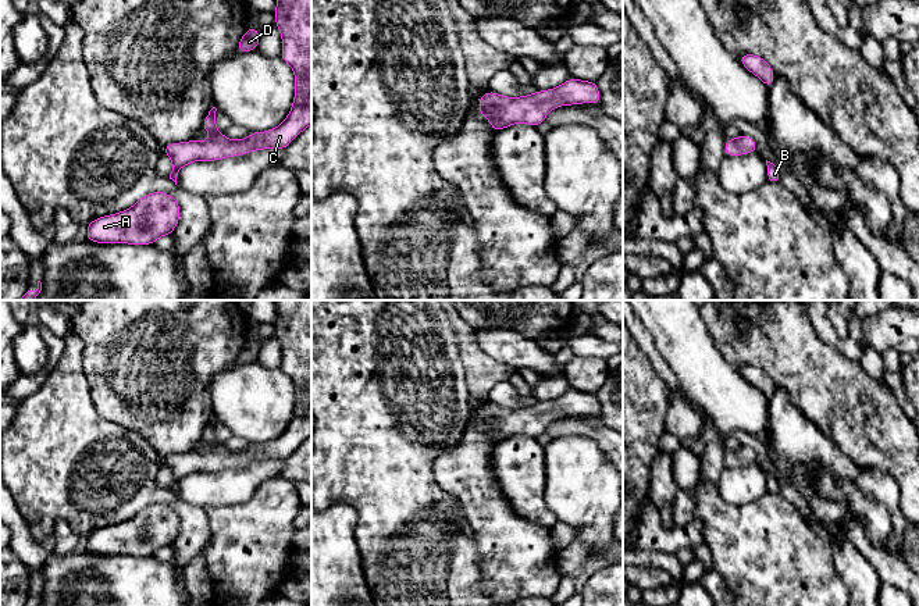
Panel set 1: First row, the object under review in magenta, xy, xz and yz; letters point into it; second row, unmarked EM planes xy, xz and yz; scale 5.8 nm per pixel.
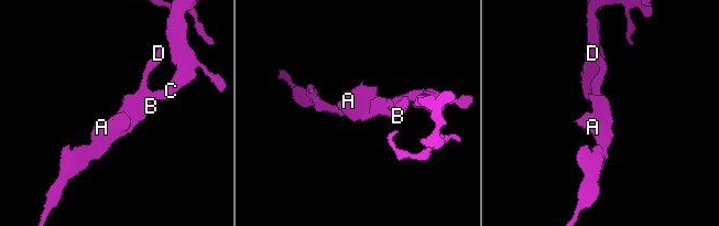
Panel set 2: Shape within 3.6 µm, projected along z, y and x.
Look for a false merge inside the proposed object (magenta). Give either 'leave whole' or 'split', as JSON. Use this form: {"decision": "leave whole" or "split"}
{"decision": "leave whole"}

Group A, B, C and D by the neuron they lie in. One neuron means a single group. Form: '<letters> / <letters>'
A B C D

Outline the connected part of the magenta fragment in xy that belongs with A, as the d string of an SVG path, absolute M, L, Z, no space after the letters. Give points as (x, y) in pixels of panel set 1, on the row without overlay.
M152 503L142 507L131 520L121 524L88 532L85 550L96 555L129 555L135 557L153 556L160 548L171 546L179 532L179 514L164 503Z

